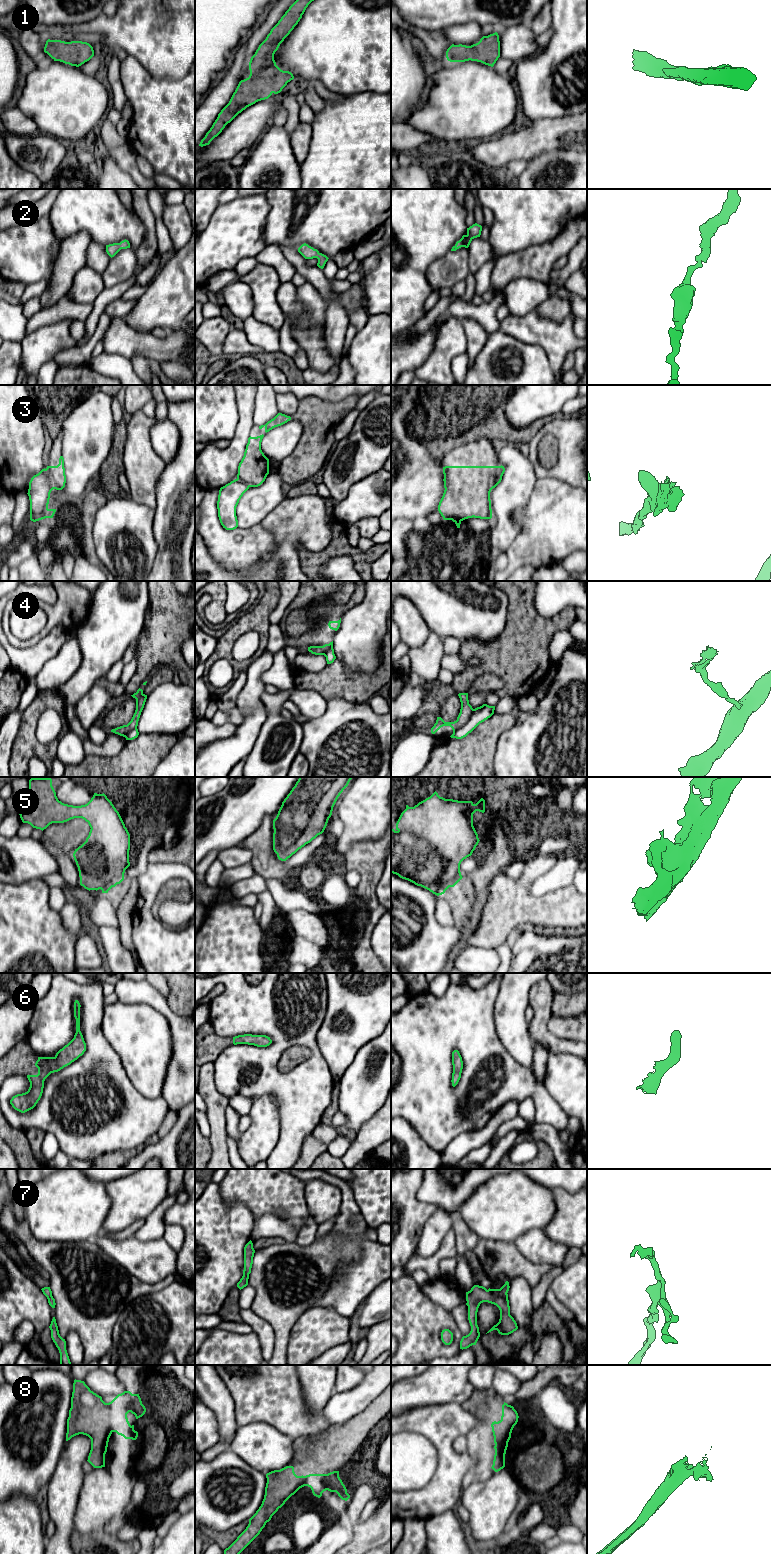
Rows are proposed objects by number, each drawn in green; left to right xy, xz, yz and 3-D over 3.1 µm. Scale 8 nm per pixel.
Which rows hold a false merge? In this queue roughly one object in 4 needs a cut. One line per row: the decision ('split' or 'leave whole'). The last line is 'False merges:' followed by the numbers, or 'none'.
1: leave whole
2: leave whole
3: split
4: split
5: leave whole
6: leave whole
7: leave whole
8: leave whole
False merges: 3, 4

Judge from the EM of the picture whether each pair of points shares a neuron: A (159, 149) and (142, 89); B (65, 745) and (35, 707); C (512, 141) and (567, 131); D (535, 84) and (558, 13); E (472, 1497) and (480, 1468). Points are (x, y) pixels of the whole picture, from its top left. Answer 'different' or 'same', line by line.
A: same
B: different
C: same
D: same
E: different

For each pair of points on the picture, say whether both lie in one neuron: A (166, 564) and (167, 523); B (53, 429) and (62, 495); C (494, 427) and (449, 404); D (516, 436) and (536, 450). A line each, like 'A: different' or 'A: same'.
A: same
B: different
C: same
D: different

